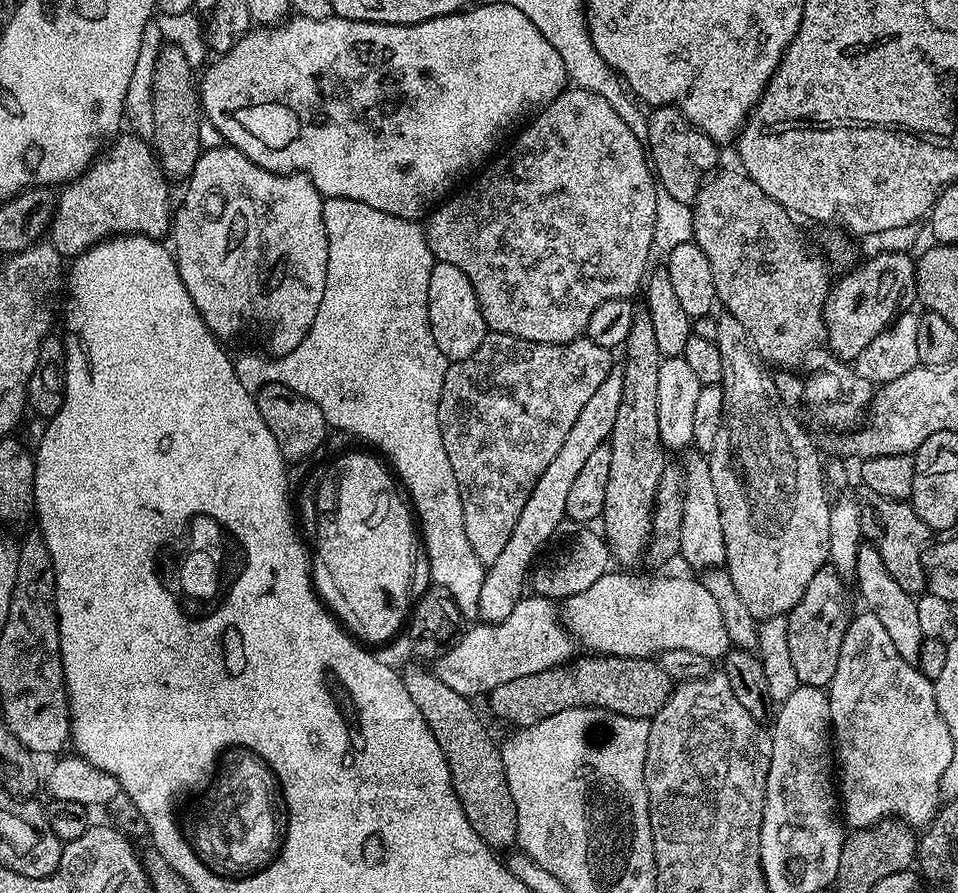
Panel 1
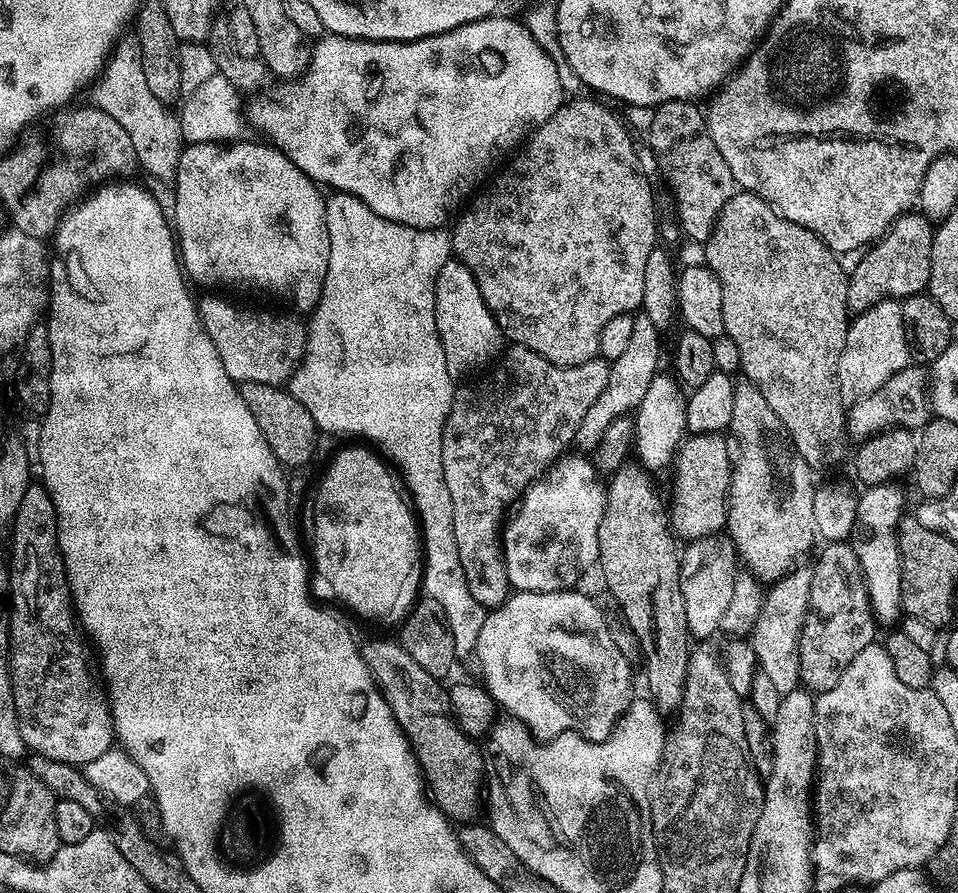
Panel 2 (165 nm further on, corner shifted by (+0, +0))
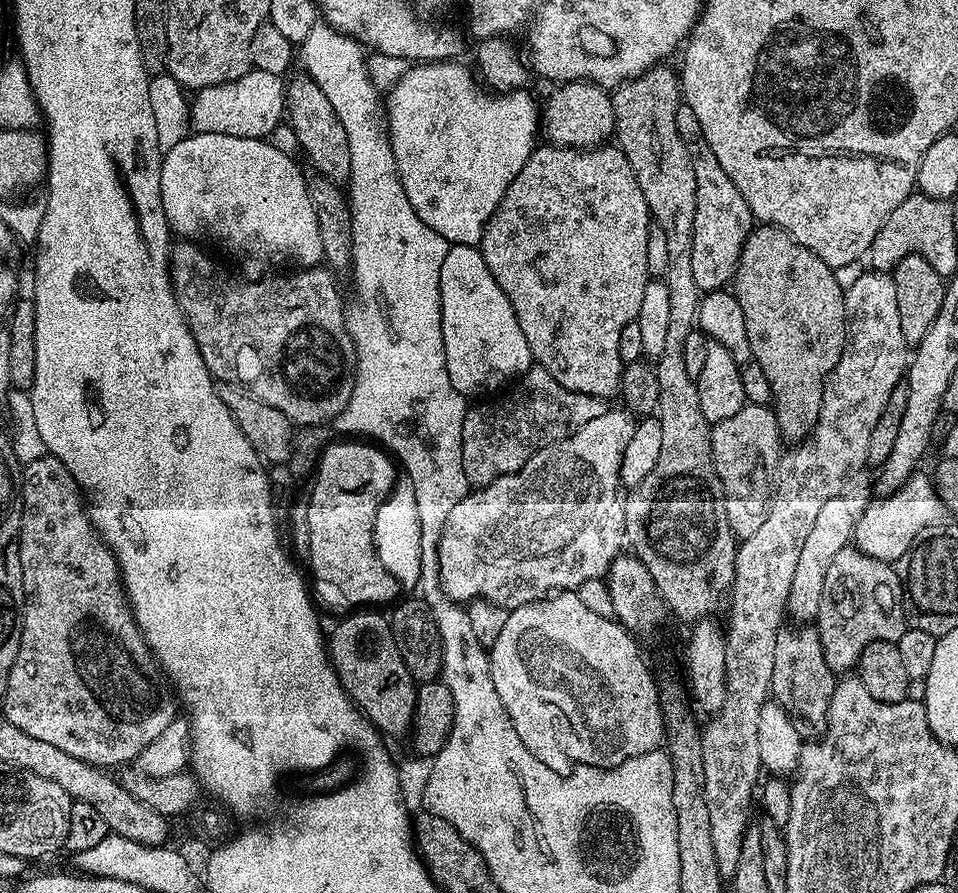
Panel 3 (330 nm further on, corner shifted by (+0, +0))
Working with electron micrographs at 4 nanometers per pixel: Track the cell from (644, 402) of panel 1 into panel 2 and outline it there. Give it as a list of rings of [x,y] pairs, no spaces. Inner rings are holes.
[[[625,466],[619,468],[617,472],[611,473],[608,490],[608,502],[606,504],[606,510],[604,511],[604,518],[602,520],[602,526],[598,530],[598,550],[600,551],[600,559],[598,561],[598,572],[604,575],[603,587],[610,594],[614,594],[614,598],[618,598],[618,606],[622,610],[624,615],[624,621],[628,623],[628,629],[636,636],[636,643],[638,645],[639,655],[644,655],[644,680],[648,683],[647,695],[650,697],[653,706],[659,710],[661,714],[679,713],[680,704],[684,701],[684,691],[686,690],[686,674],[688,673],[688,657],[690,655],[690,647],[688,648],[688,642],[690,643],[690,635],[688,633],[686,622],[686,603],[683,602],[683,594],[680,589],[680,562],[681,553],[676,550],[676,543],[678,543],[677,537],[674,535],[673,529],[670,527],[670,516],[666,511],[666,504],[660,501],[658,493],[652,489],[652,480],[647,471],[643,467]]]

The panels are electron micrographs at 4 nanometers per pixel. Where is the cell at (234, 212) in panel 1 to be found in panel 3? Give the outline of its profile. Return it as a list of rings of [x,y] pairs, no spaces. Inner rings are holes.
[[[198,132],[189,134],[184,140],[178,142],[173,149],[163,153],[160,162],[160,197],[164,213],[168,219],[169,229],[176,232],[188,242],[205,242],[209,240],[212,244],[217,244],[220,248],[225,248],[234,259],[240,260],[240,264],[245,268],[243,271],[249,277],[260,278],[269,271],[271,264],[296,264],[301,269],[315,268],[324,259],[322,250],[322,237],[318,234],[318,214],[314,214],[314,206],[308,197],[308,180],[300,173],[300,168],[283,152],[280,148],[268,144],[267,139],[255,140],[254,138],[234,138],[230,134],[214,134],[213,132]]]

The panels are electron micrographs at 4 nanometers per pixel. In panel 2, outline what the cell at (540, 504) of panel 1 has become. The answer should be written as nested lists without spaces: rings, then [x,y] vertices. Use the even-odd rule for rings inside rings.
[[[643,310],[637,311],[634,315],[634,330],[627,349],[621,357],[609,363],[606,390],[602,390],[598,402],[590,406],[586,418],[582,418],[582,426],[578,426],[578,434],[574,441],[575,447],[580,447],[577,449],[594,450],[598,442],[602,442],[602,434],[606,434],[606,426],[610,426],[614,418],[635,413],[636,407],[642,402],[642,397],[646,395],[650,382],[654,382],[654,378],[661,371],[660,336],[662,336],[662,329],[654,326],[652,319]]]

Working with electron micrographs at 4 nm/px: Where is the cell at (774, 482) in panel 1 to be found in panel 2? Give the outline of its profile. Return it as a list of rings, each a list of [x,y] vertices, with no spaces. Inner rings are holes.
[[[737,383],[734,390],[734,418],[730,418],[727,431],[728,453],[733,468],[726,532],[743,563],[744,560],[748,563],[745,564],[747,569],[765,581],[775,582],[789,572],[801,559],[799,556],[811,546],[812,538],[817,537],[814,498],[818,484],[812,481],[814,471],[798,455],[796,445],[789,440],[778,414],[766,406],[766,398],[762,398],[753,384]]]

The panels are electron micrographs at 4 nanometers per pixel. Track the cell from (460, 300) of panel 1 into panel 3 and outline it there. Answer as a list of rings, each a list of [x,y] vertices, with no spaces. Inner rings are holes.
[[[470,244],[449,247],[440,271],[440,317],[446,370],[454,390],[464,397],[480,398],[483,392],[499,393],[533,367],[530,346],[526,346],[526,334],[522,334],[522,326],[518,326],[514,306],[510,306],[510,298],[502,294],[502,286],[494,282],[494,274],[490,274],[490,266],[486,266],[479,247]]]

